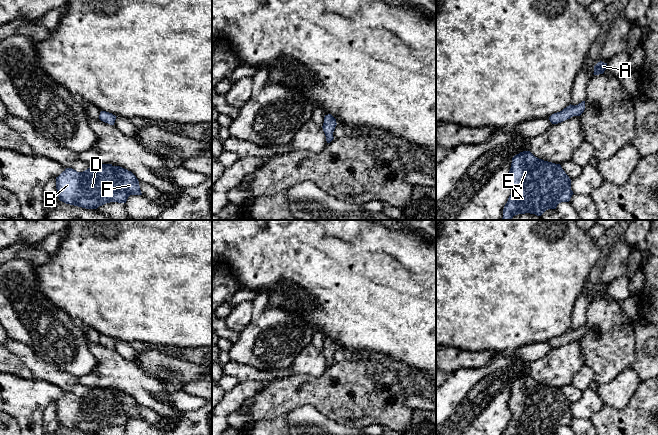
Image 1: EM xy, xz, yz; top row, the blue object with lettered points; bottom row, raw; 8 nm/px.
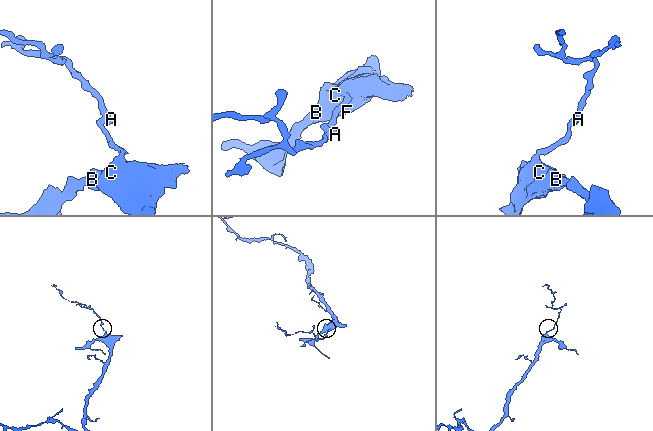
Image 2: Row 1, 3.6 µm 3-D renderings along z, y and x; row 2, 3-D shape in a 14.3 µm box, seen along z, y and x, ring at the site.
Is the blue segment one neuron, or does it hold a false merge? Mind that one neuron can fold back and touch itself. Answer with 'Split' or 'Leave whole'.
Leave whole

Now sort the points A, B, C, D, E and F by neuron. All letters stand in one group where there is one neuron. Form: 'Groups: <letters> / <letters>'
Groups: A B C D E F

